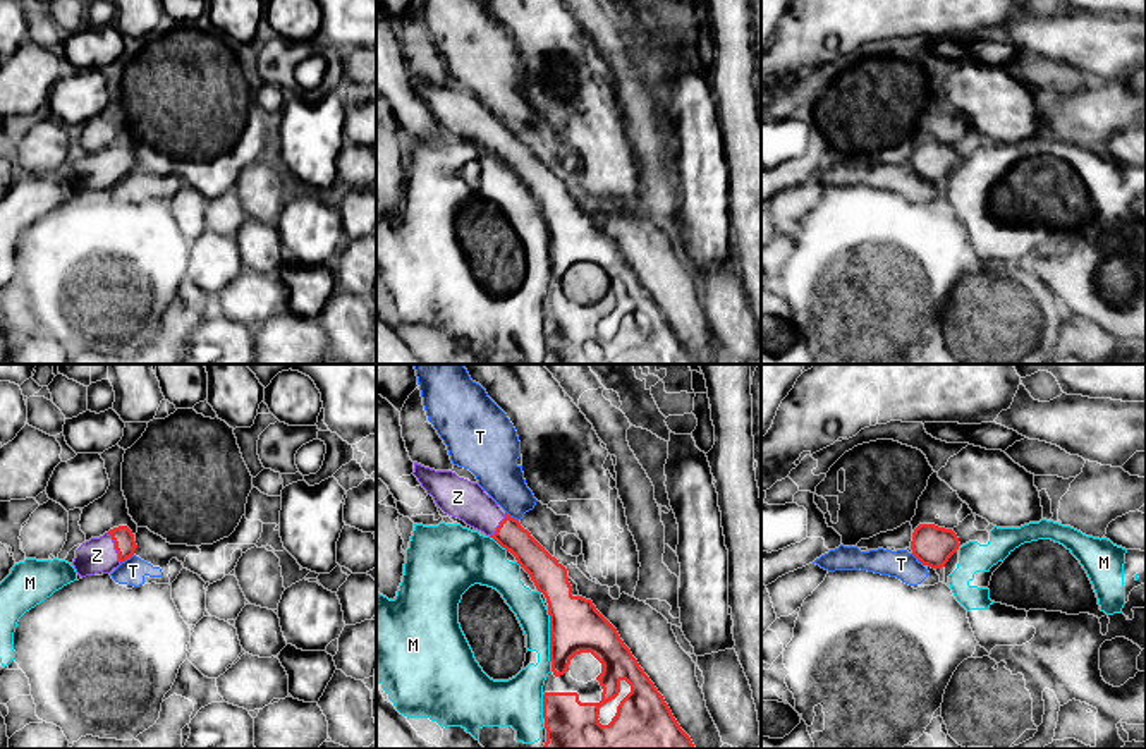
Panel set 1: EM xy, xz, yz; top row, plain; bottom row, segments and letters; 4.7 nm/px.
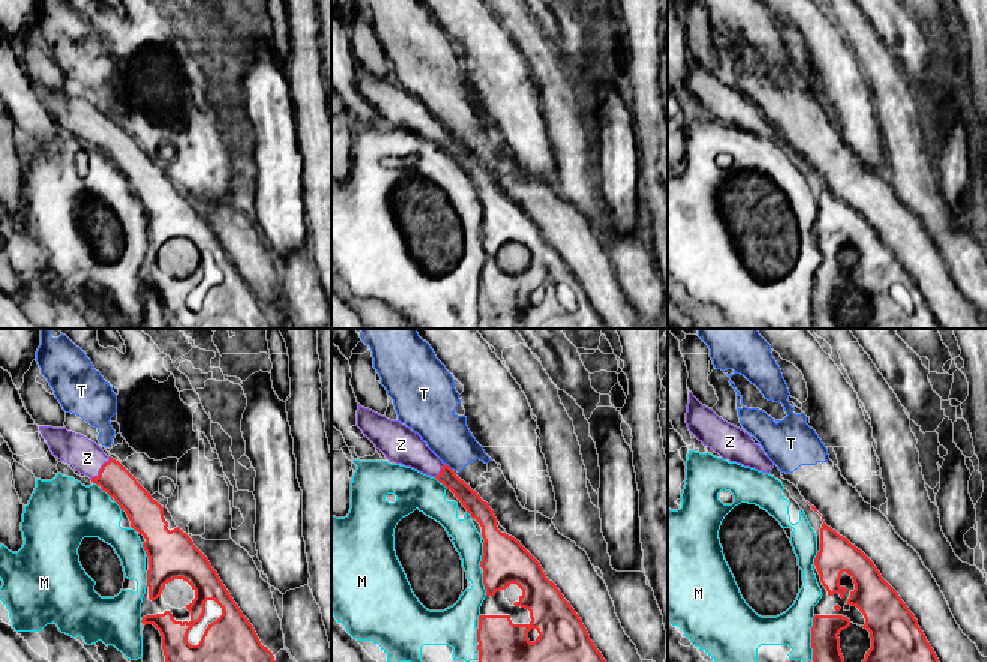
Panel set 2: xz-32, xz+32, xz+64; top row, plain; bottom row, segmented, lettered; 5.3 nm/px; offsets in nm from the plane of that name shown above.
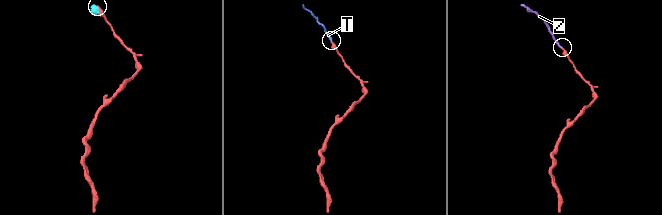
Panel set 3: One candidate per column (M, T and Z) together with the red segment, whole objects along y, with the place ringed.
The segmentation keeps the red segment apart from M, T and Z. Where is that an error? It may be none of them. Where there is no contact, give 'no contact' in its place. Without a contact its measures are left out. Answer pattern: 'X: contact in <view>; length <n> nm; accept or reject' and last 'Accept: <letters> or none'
M: contact in xz; length 280 nm; reject
T: contact in yz; length 90 nm; reject
Z: contact in xy; length 160 nm; accept
Accept: Z

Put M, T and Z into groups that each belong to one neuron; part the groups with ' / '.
M / T / Z

